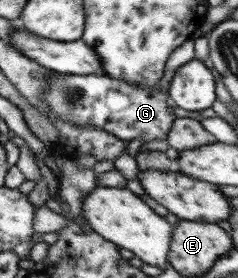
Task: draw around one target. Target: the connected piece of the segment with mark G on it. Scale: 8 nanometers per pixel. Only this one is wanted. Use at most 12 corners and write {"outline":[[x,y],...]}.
{"outline":[[192,37],[159,84],[52,71],[42,100],[66,123],[126,143],[166,140],[177,119],[172,78]]}

